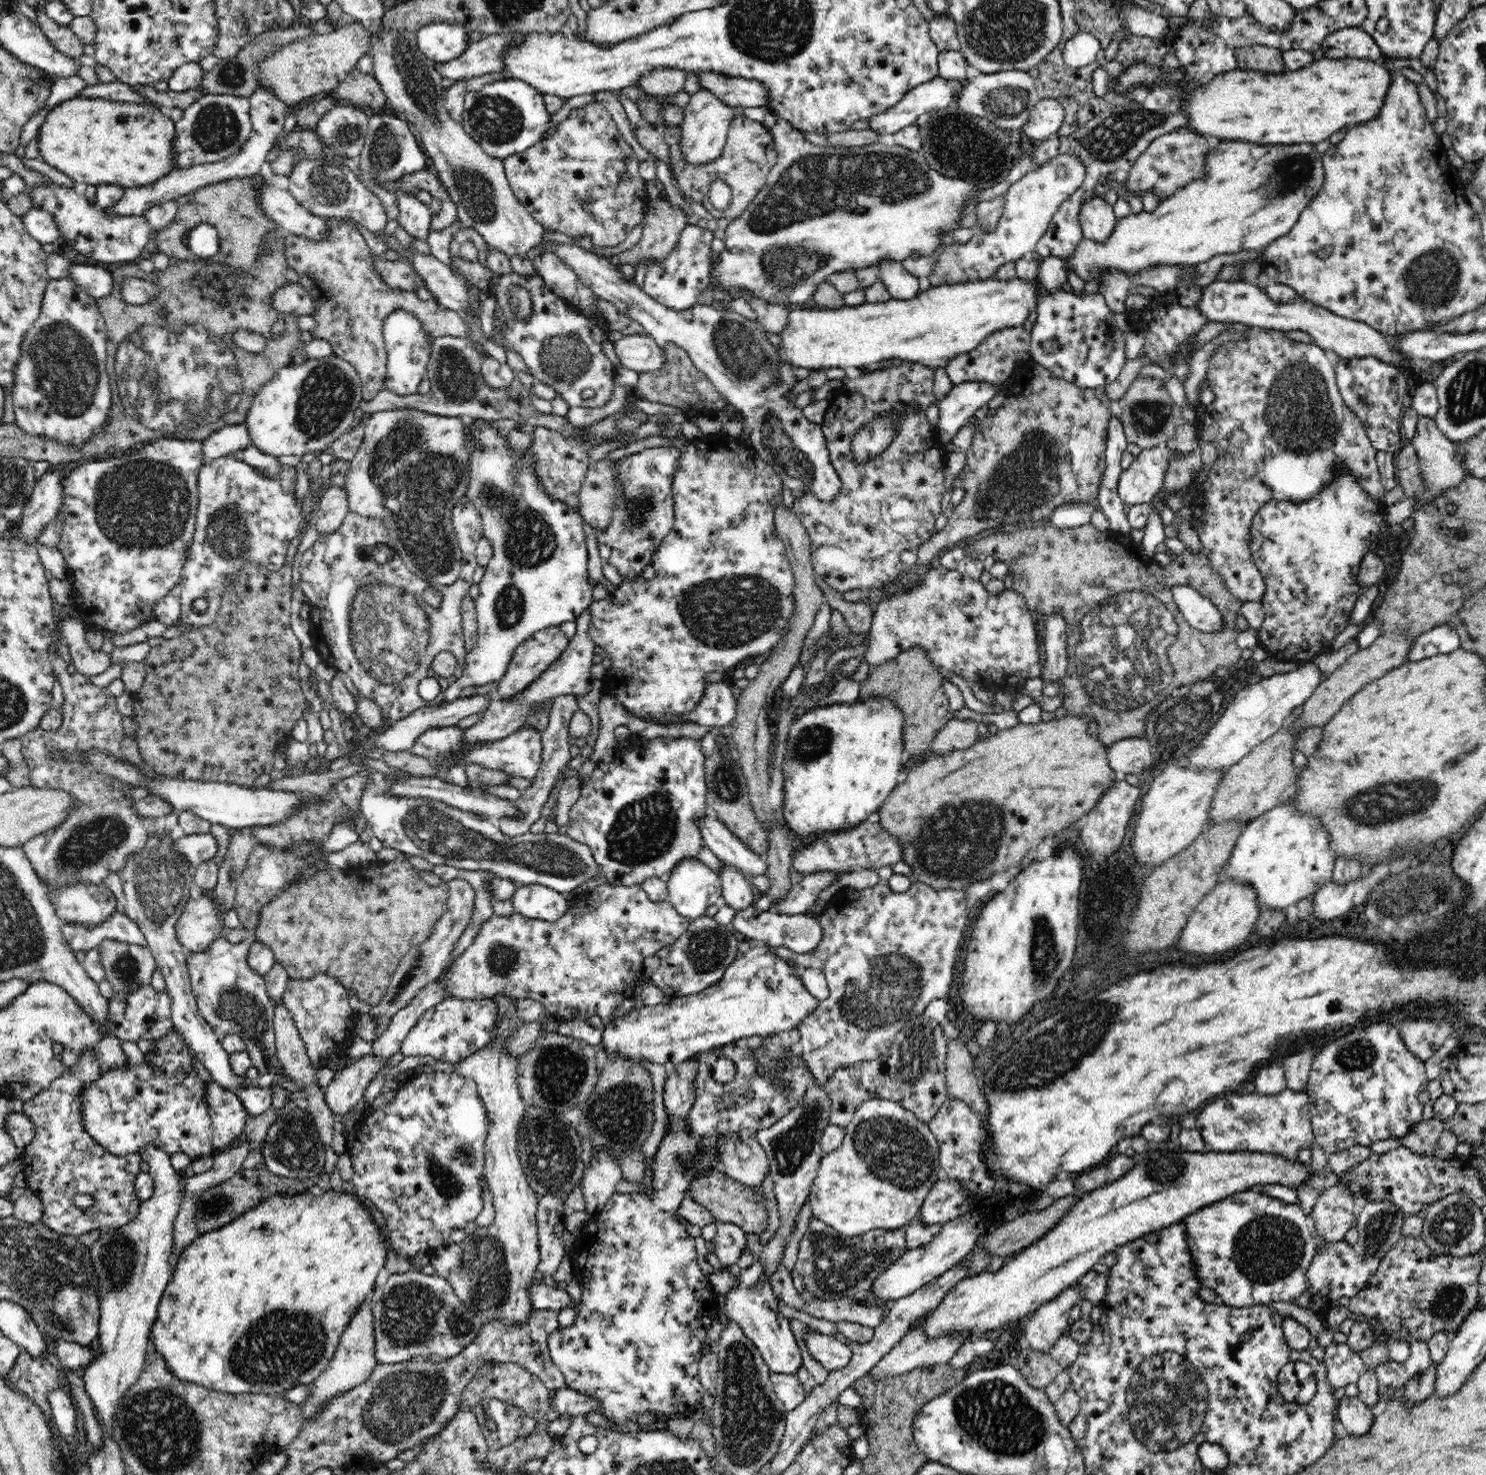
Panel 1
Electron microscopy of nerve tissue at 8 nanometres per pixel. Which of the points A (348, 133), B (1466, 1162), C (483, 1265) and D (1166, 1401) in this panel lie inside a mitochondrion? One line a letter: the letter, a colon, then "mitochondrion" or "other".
A: mitochondrion
B: other
C: mitochondrion
D: mitochondrion

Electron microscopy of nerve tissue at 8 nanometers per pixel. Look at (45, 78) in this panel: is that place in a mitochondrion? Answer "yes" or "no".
no

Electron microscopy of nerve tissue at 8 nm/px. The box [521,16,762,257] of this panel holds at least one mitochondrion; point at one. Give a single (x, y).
(561, 199)

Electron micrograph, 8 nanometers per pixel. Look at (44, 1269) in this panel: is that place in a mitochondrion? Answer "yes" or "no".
yes

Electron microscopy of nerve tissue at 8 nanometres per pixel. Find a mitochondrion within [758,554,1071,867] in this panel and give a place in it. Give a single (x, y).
(812, 743)

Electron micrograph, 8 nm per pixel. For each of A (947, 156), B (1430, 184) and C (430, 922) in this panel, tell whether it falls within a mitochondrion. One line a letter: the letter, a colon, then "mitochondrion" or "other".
A: mitochondrion
B: other
C: other

